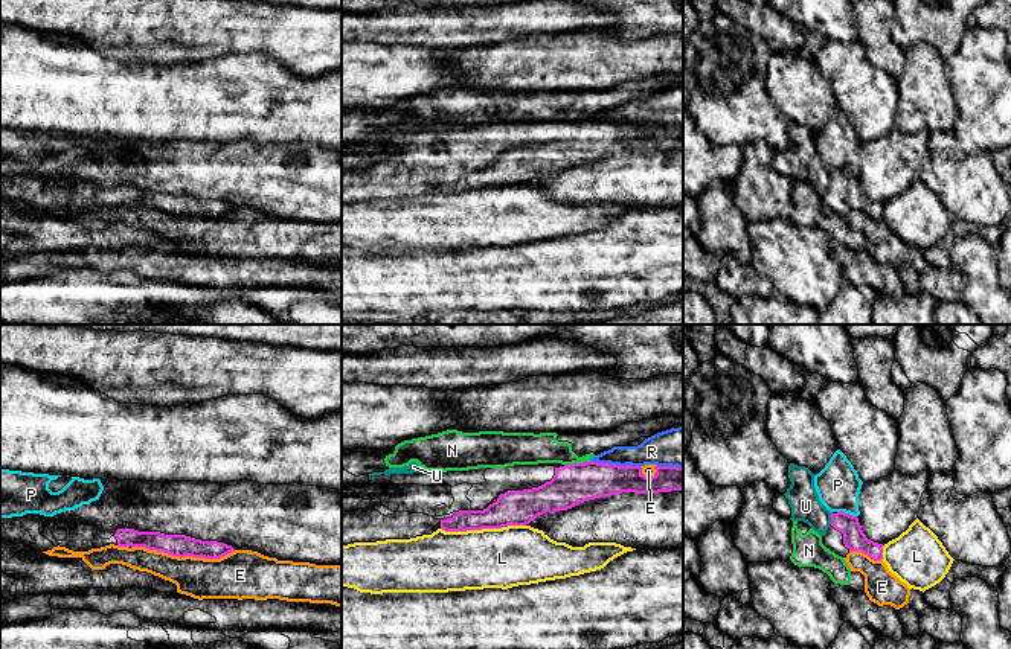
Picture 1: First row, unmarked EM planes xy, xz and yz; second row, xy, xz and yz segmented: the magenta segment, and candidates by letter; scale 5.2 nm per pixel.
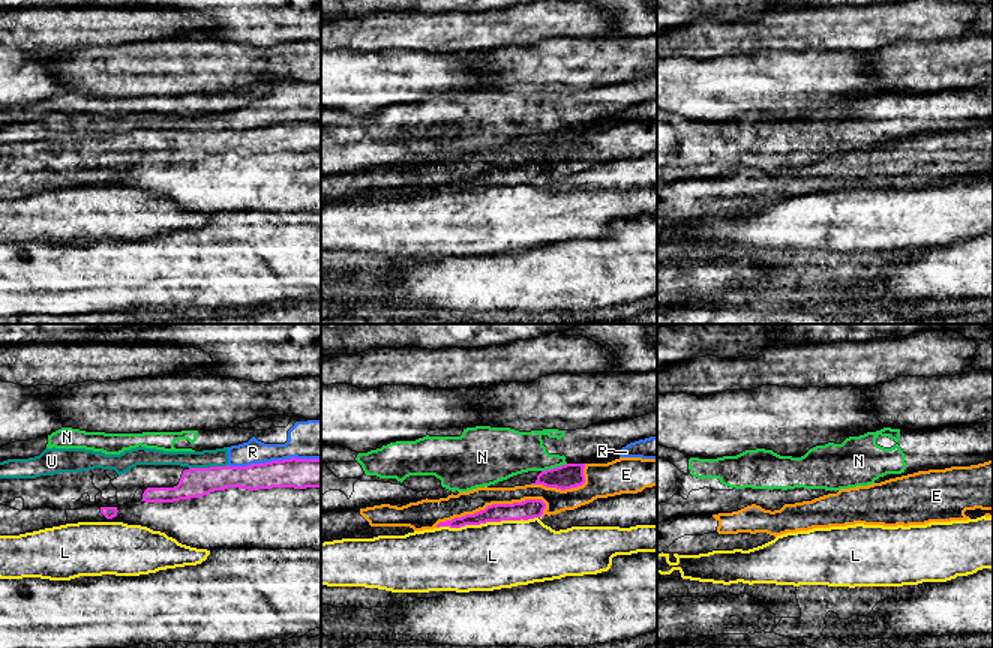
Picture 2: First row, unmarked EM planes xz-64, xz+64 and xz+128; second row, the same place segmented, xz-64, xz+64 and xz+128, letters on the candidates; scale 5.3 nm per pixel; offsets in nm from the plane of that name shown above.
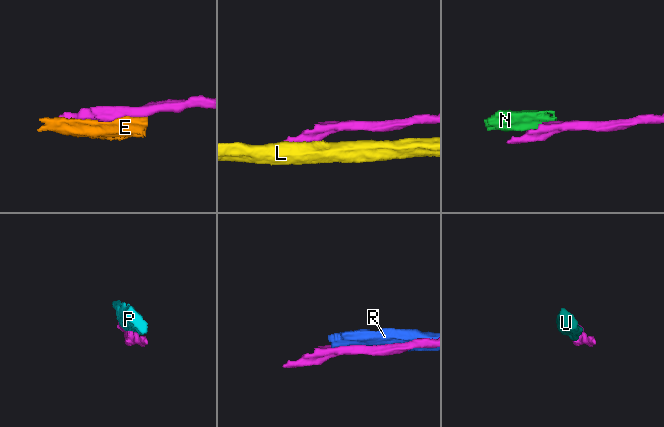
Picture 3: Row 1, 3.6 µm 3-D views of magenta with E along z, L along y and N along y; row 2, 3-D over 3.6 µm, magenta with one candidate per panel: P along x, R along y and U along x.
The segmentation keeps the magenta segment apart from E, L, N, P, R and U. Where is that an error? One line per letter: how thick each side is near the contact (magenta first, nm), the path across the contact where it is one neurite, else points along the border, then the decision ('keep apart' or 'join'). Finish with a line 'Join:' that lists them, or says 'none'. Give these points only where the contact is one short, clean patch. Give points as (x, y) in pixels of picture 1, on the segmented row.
E: 120 nm thick on the magenta side, 220 nm on the other; keep apart
L: 190 nm thick on the magenta side, 320 nm on the other; keep apart
N: 220 nm thick on the magenta side, 160 nm on the other; border along xz (589, 460), (564, 465); keep apart
P: 120 nm thick on the magenta side, 240 nm on the other; keep apart
R: 220 nm thick on the magenta side, 170 nm on the other; keep apart
U: 120 nm thick on the magenta side, 160 nm on the other; border along yz (830, 512), (831, 523); keep apart
Join: none

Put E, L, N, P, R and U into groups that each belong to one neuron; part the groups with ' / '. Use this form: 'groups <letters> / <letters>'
groups E / L / N / P / R U

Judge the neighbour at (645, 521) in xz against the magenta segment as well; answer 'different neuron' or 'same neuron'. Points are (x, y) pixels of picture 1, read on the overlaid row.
different neuron

